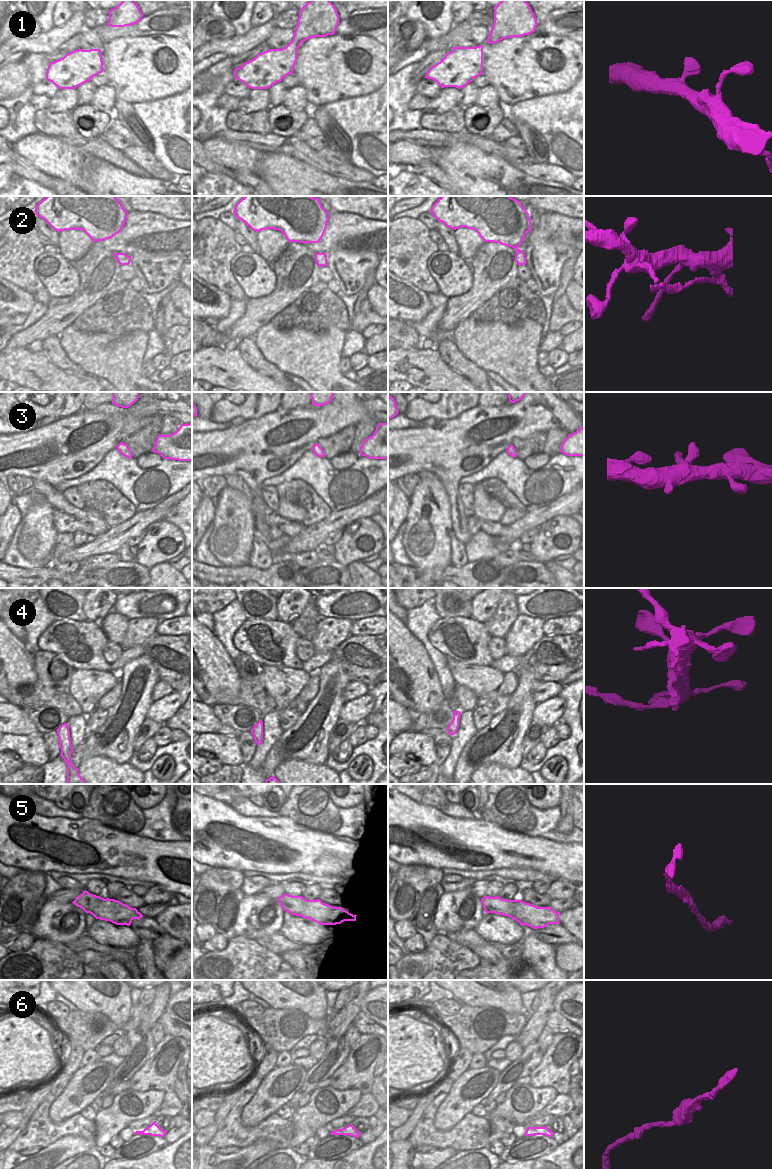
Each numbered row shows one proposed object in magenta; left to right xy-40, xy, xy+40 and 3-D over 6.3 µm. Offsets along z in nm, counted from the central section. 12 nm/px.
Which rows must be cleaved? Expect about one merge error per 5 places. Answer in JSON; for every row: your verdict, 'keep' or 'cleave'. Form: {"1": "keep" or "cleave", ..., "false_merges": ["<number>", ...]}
{"1": "keep", "2": "cleave", "3": "keep", "4": "keep", "5": "cleave", "6": "keep", "false_merges": ["2", "5"]}

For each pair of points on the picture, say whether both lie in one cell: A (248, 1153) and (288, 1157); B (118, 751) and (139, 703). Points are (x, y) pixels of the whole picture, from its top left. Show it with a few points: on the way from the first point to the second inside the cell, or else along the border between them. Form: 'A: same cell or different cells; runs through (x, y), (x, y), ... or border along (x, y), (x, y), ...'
A: different cells; border along (272, 1149), (258, 1158)
B: same cell; runs through (124, 739), (128, 735), (128, 722), (133, 715)

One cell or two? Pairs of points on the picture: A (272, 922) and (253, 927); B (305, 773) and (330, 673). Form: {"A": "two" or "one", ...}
{"A": "one", "B": "two"}

